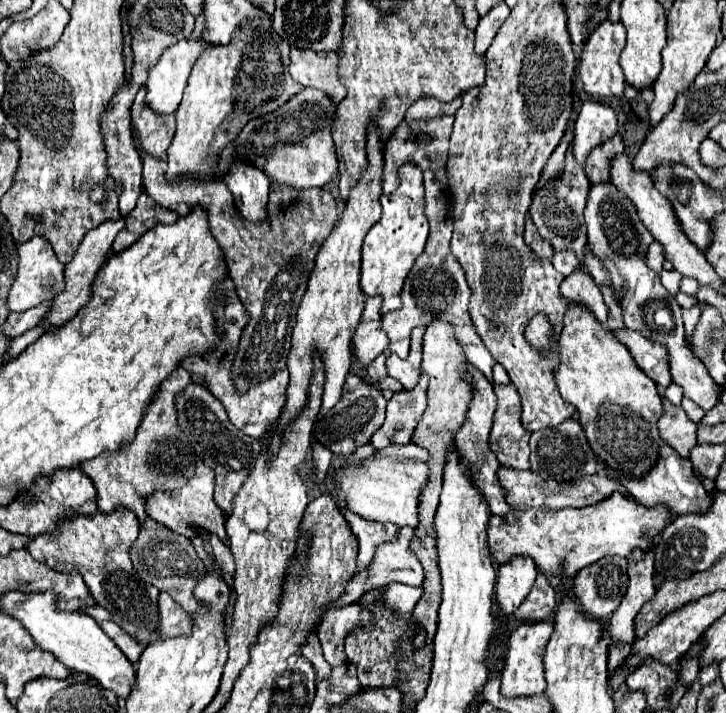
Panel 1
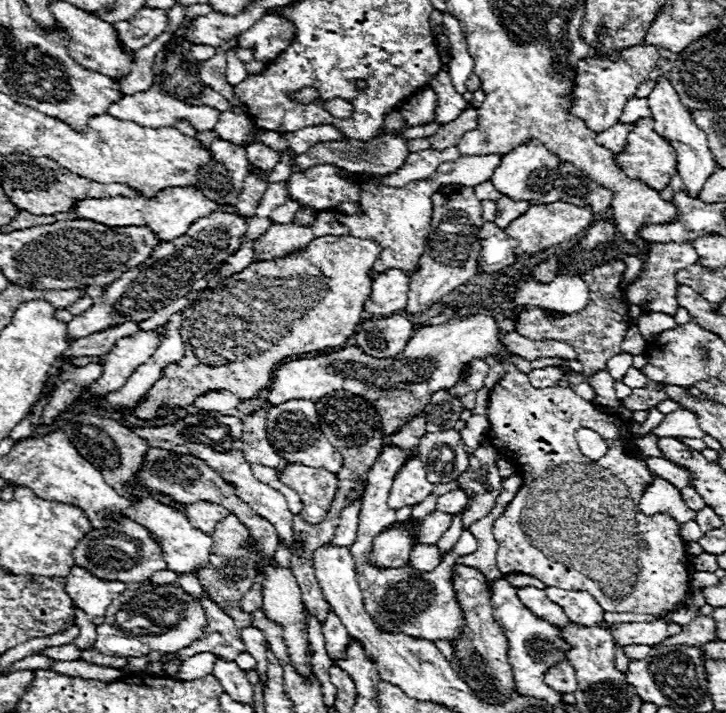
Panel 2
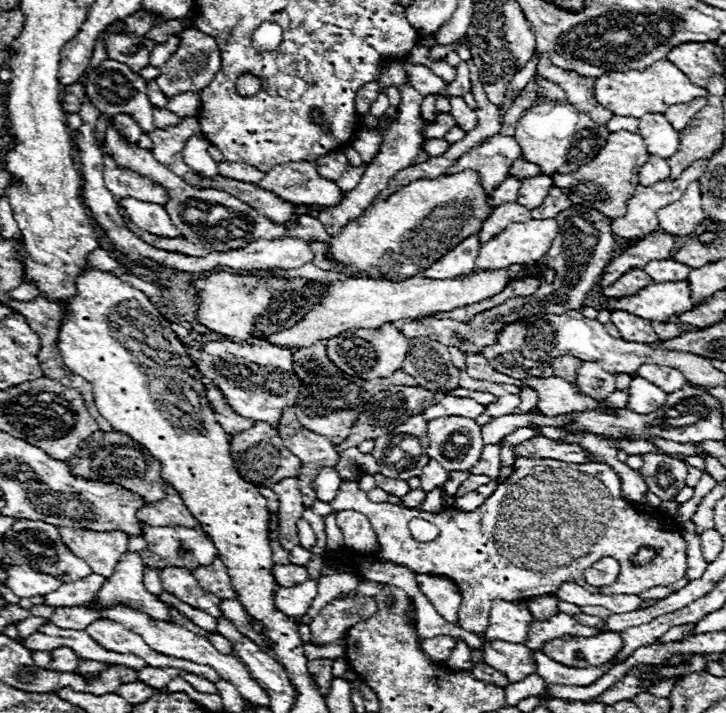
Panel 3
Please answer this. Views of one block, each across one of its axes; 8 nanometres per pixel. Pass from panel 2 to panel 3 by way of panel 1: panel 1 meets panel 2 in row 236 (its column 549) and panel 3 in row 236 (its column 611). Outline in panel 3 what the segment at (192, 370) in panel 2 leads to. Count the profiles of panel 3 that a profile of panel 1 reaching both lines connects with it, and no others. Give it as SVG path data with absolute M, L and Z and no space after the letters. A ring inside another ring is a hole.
M472 170L458 172L452 176L442 174L434 180L414 180L402 186L398 192L394 192L388 200L380 204L372 204L360 218L352 220L338 234L330 236L330 246L326 250L326 256L334 260L338 266L352 268L362 276L370 276L374 280L384 278L384 280L400 282L418 276L422 270L426 270L430 264L434 264L438 258L450 252L464 238L476 234L484 218L488 218L490 208L492 206L488 204L488 198L478 182L478 174Z

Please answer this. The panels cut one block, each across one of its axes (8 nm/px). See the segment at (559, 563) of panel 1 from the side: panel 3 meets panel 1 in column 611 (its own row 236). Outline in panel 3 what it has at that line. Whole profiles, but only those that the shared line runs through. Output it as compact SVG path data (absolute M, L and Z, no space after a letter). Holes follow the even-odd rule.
M554 218L546 220L530 220L530 222L514 222L506 230L502 230L496 238L486 242L480 248L480 254L476 258L476 268L484 270L494 270L494 268L504 268L510 264L530 264L538 262L544 258L544 254L550 250L554 238L558 234L558 224Z

